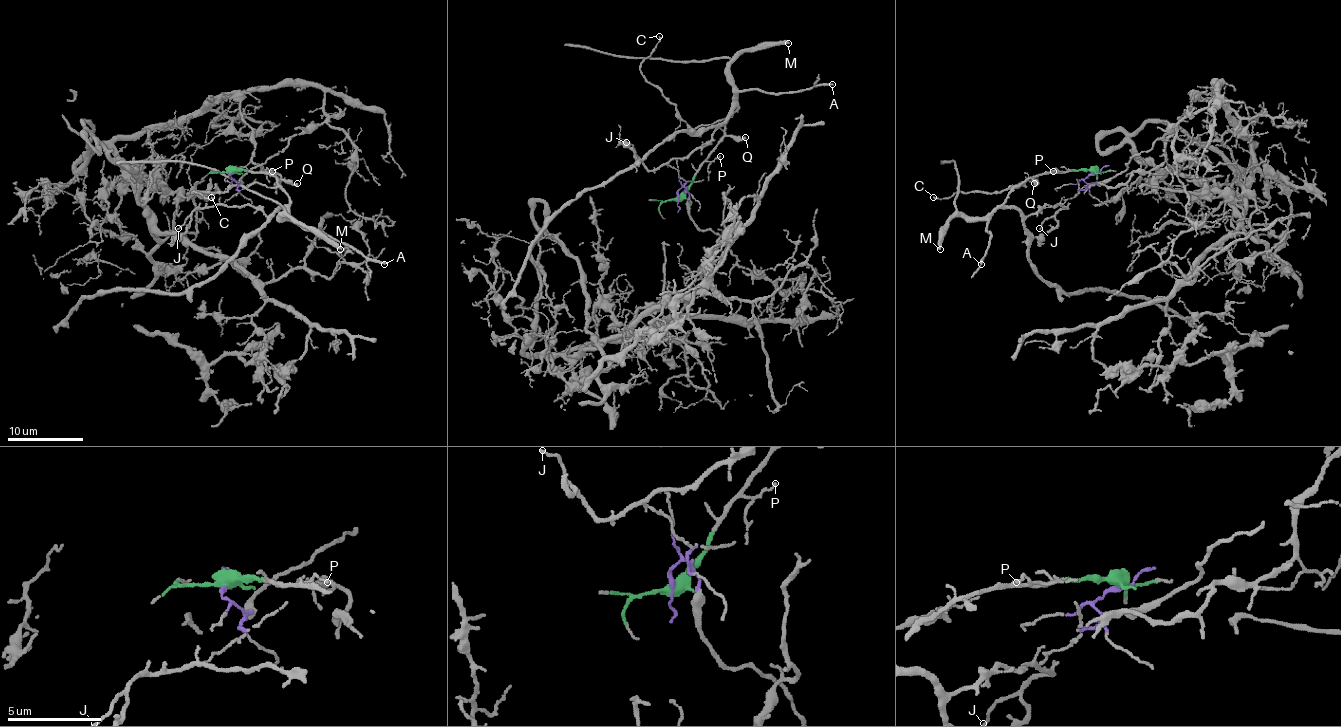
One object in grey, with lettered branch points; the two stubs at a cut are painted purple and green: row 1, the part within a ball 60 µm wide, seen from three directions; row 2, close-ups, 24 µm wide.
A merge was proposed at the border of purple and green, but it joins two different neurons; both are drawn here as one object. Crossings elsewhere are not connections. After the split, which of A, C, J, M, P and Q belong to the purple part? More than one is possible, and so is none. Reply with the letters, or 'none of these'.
none of these

